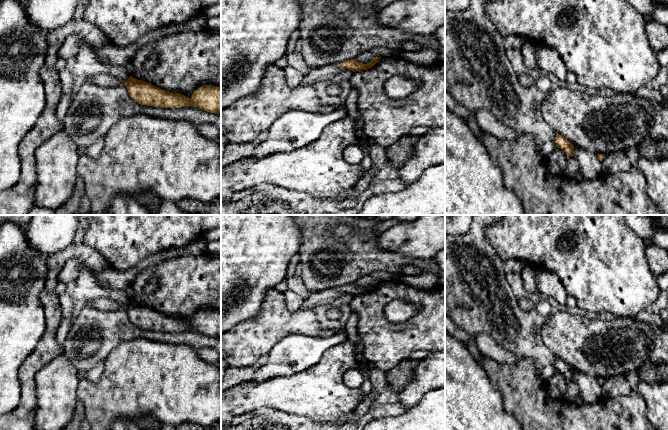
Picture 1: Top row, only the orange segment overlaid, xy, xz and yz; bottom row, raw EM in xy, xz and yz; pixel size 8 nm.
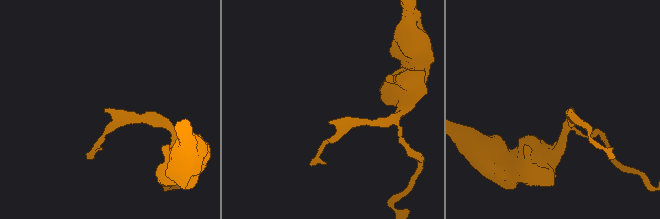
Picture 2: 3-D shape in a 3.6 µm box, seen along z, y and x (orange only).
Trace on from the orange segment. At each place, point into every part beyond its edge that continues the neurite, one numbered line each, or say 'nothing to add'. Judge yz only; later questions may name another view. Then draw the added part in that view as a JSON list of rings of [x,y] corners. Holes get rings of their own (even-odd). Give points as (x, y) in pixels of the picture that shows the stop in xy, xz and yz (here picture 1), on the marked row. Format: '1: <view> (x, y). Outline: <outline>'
nothing to add

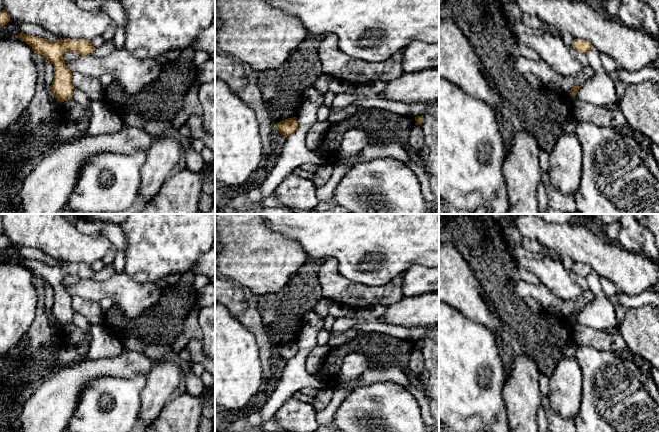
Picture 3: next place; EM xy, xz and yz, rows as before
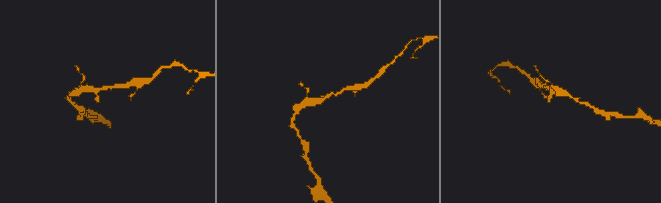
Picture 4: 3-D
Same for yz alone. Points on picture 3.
nothing to add

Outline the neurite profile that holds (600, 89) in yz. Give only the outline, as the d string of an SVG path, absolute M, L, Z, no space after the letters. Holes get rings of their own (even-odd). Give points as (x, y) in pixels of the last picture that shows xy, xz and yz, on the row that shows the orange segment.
M595 48L586 53L594 75L578 90L577 94L572 96L570 92L563 93L572 106L575 101L583 101L610 107L620 99L617 95L615 82L605 71L599 55L600 53Z

